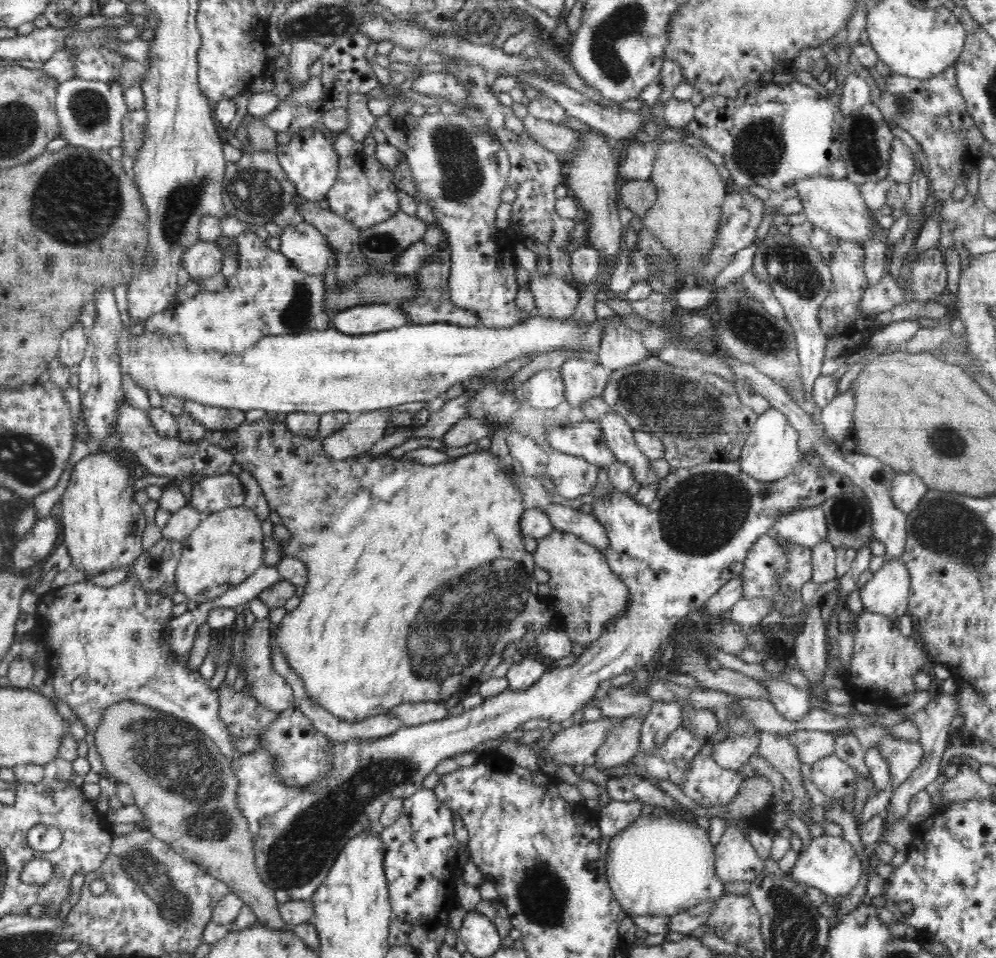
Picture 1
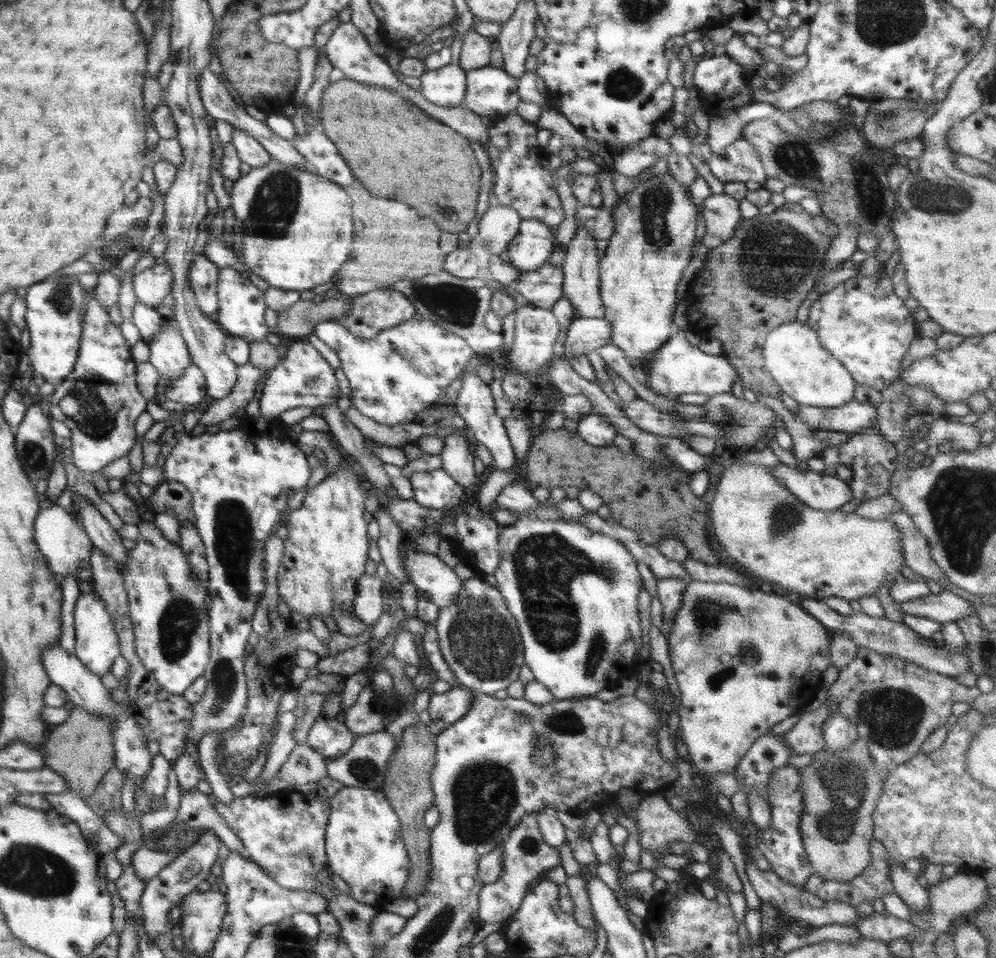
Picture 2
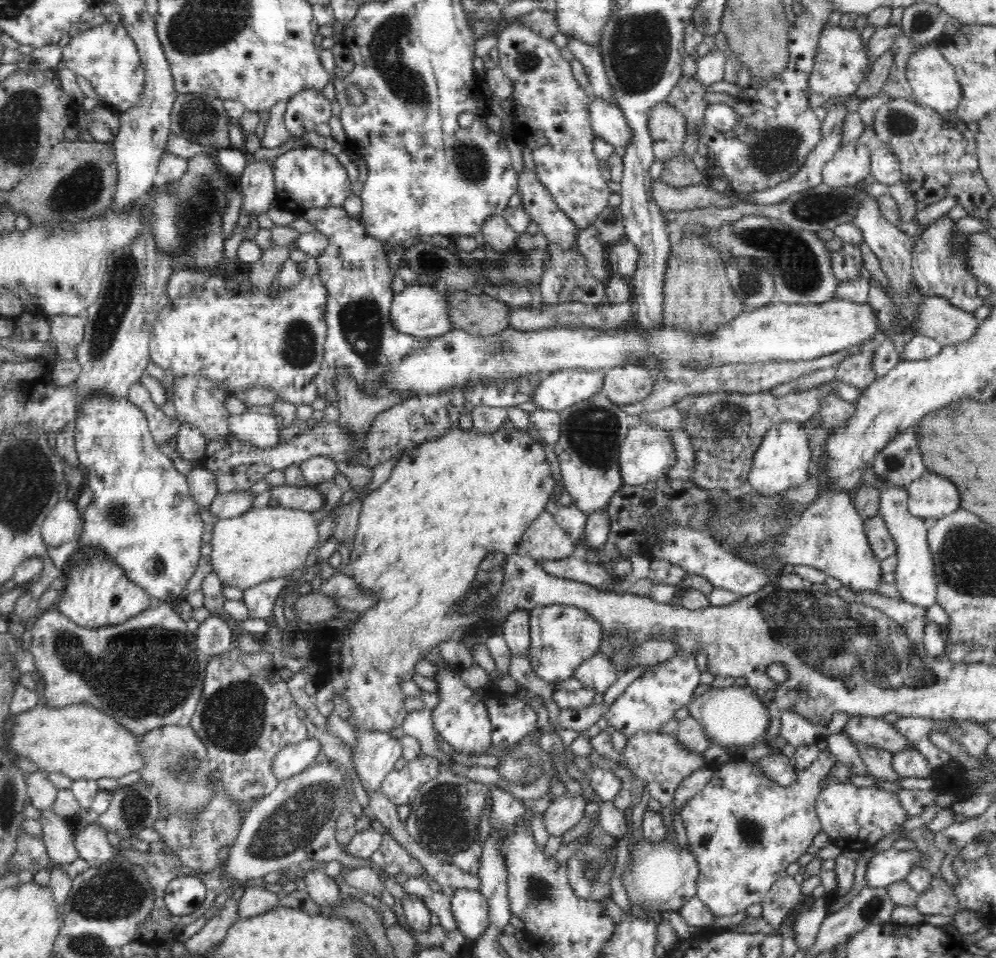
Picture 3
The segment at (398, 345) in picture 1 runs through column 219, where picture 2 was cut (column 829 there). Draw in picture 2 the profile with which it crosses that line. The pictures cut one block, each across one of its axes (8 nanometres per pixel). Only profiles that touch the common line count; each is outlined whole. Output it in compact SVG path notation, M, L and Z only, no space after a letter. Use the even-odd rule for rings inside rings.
M786 322L767 335L762 348L764 364L782 392L796 402L819 407L837 407L854 399L856 381L848 369L832 356L807 323Z

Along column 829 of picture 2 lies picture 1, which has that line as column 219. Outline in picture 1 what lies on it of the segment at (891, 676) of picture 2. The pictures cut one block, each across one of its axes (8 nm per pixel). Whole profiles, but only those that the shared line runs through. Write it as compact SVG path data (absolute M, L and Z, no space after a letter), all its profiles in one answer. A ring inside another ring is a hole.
M246 684L245 687L236 692L233 686L226 688L218 688L219 692L219 716L220 721L226 725L230 737L246 738L250 736L258 736L260 732L266 730L266 726L274 720L278 720L280 714L268 711L262 704L258 703L256 699L252 698L252 686Z

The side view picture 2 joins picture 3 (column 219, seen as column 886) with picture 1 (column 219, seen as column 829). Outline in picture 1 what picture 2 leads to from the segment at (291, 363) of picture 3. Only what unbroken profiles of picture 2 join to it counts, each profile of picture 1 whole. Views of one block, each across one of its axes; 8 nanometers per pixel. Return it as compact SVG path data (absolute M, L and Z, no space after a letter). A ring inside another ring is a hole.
M250 231L237 237L239 245L238 274L230 277L227 286L218 292L201 290L193 297L181 296L172 306L150 316L145 321L144 331L159 334L169 342L183 342L189 352L208 352L220 350L221 354L242 354L248 346L256 346L256 340L270 335L297 335L301 332L328 329L328 313L325 312L324 299L326 282L323 275L308 275L296 269L288 258L279 251L270 250L266 242Z

